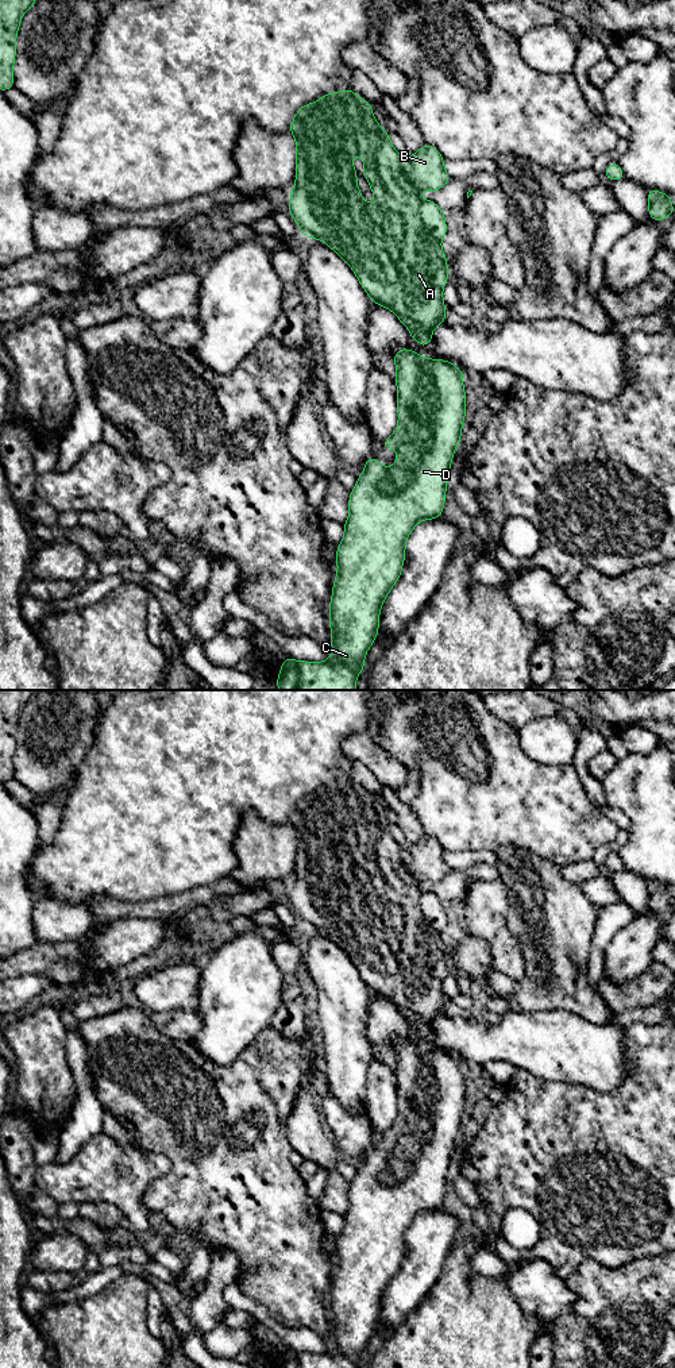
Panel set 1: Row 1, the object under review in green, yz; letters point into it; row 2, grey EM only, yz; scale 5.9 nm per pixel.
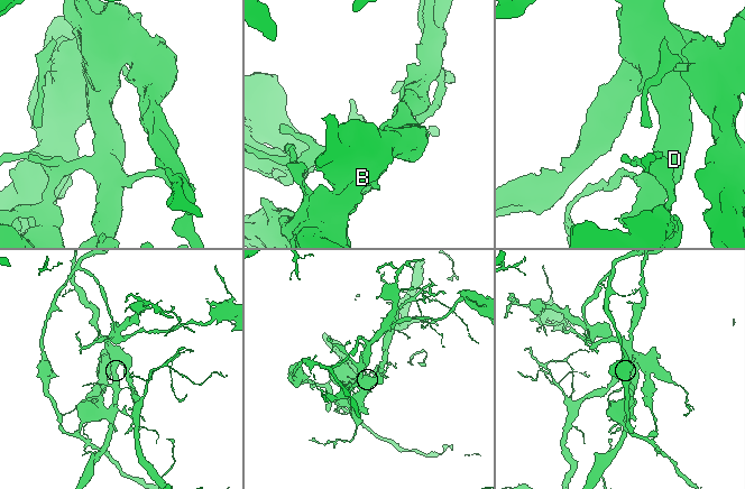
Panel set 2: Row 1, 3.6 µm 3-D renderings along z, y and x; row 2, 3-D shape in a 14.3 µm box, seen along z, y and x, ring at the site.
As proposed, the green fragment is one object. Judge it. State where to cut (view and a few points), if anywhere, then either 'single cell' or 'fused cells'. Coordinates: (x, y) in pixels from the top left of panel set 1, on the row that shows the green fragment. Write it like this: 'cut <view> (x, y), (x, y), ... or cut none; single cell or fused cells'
cut yz (421, 201), (420, 219), (424, 228), (439, 242); fused cells

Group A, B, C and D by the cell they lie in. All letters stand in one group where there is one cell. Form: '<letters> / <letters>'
A C D / B

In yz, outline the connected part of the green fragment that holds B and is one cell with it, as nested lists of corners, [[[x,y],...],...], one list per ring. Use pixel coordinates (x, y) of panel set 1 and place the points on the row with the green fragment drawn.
[[[424,144],[409,159],[404,159],[402,173],[410,184],[433,193],[452,180],[444,169],[444,157],[432,144]]]

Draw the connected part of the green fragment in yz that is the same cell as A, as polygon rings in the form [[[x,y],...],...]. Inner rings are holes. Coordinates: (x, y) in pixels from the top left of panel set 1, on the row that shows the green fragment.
[[[343,89],[340,92],[331,92],[319,100],[301,105],[294,113],[294,119],[289,126],[289,131],[296,139],[296,181],[293,190],[290,192],[289,213],[294,219],[298,230],[309,239],[323,240],[331,250],[333,250],[354,271],[359,284],[370,297],[371,302],[390,309],[398,320],[408,328],[410,339],[417,339],[420,347],[429,346],[432,342],[432,331],[441,323],[447,321],[446,302],[443,300],[443,288],[447,285],[450,269],[447,266],[447,257],[441,248],[441,243],[435,240],[425,230],[425,226],[420,216],[420,193],[423,189],[410,184],[402,173],[401,154],[393,147],[392,140],[386,130],[383,130],[373,115],[373,105],[364,99],[359,97],[352,89]],[[352,154],[359,154],[364,163],[364,178],[369,181],[371,192],[375,197],[373,207],[370,208],[367,201],[362,199],[360,189],[356,185],[356,172],[351,161]]]

